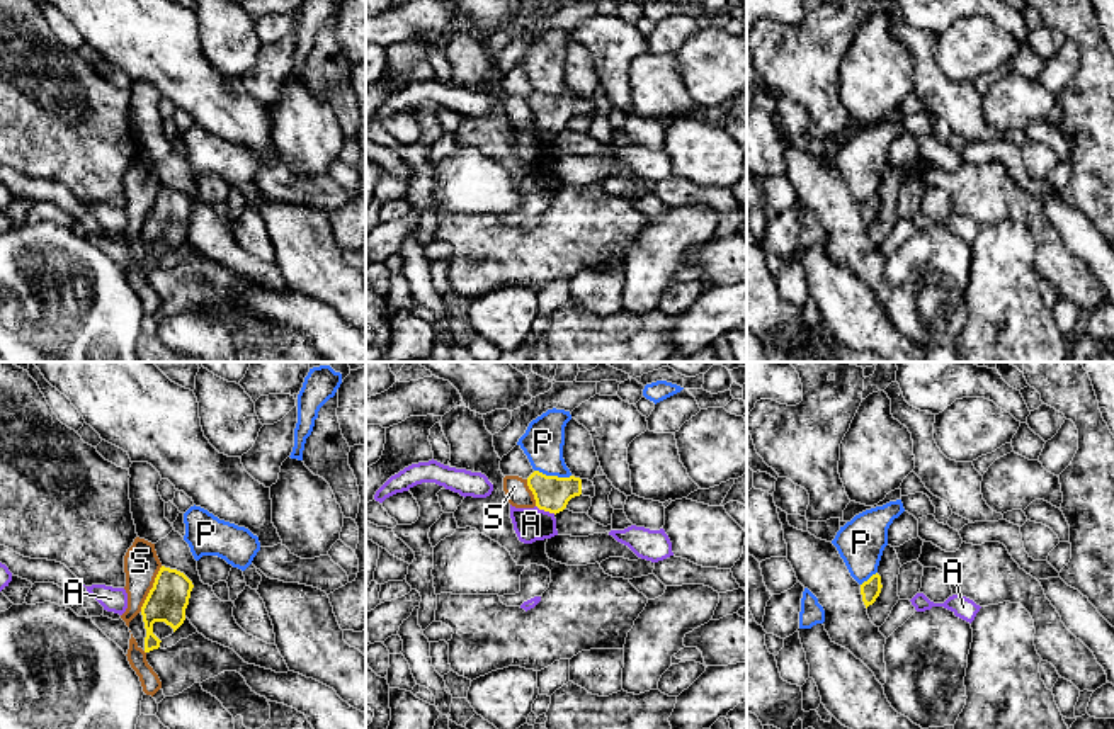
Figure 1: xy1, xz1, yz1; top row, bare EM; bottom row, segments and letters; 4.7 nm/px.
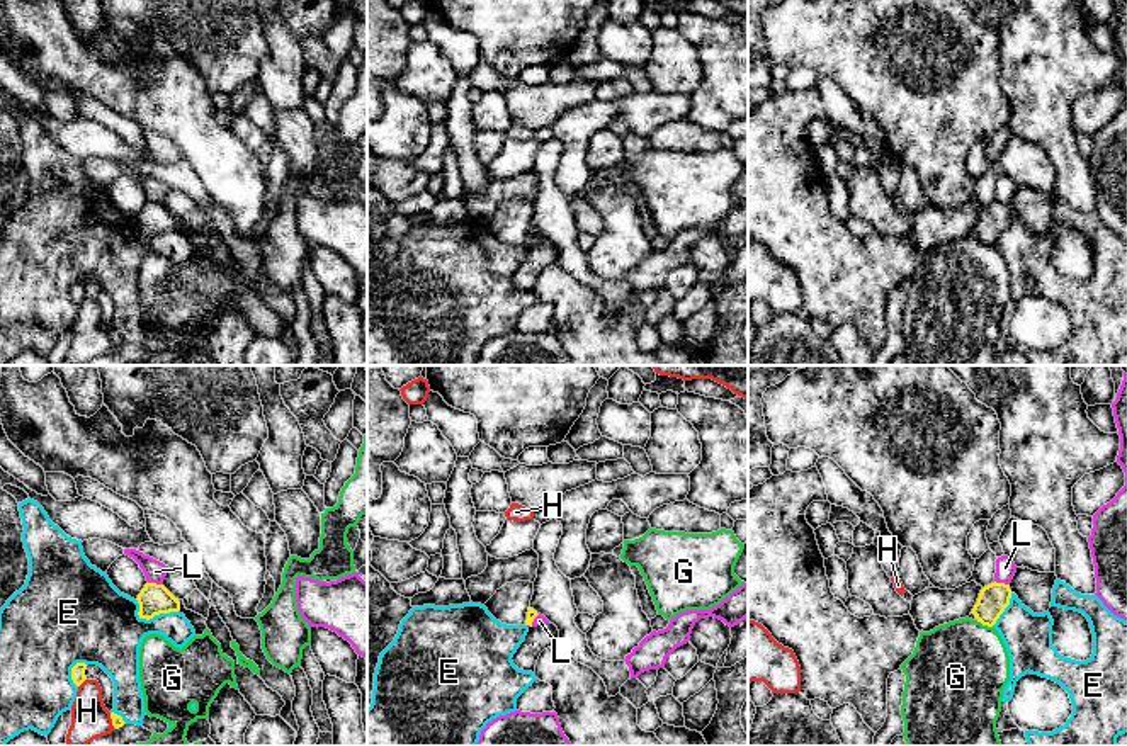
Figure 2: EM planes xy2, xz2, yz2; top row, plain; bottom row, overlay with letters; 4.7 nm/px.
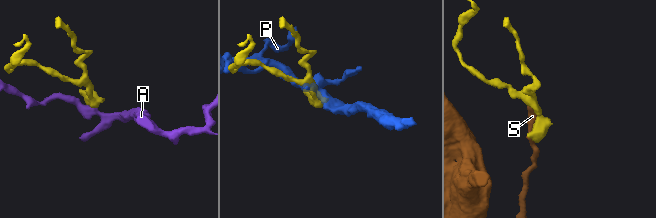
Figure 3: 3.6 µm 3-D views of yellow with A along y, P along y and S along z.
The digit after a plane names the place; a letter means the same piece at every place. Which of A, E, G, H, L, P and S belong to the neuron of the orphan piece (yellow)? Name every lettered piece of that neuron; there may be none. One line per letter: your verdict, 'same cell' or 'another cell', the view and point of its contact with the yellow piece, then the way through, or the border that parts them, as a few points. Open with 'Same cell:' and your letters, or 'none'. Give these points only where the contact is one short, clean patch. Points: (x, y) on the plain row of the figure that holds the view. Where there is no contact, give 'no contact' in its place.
Same cell: none
A: another cell; contact xz1 (546, 129); border xz1 (536, 124), (555, 133)
E: another cell; contact xy2 (150, 237)
G: another cell; contact yz2 (985, 243)
H: another cell; contact xy2 (82, 301)
L: another cell; contact xy2 (155, 203); border xy2 (148, 201), (162, 204)
P: another cell; contact xz1 (553, 96)
S: another cell; contact xy1 (152, 208)

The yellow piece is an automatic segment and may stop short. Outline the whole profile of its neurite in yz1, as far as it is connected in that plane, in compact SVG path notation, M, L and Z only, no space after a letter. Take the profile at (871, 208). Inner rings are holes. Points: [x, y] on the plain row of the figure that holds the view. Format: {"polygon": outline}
{"polygon": "M878 192L861 204L861 214L866 228L876 221L881 212L881 207L881 195Z"}

